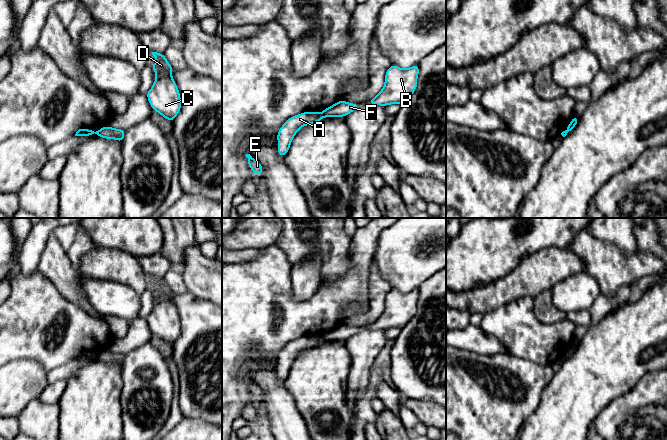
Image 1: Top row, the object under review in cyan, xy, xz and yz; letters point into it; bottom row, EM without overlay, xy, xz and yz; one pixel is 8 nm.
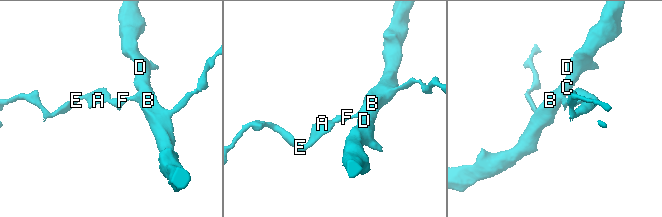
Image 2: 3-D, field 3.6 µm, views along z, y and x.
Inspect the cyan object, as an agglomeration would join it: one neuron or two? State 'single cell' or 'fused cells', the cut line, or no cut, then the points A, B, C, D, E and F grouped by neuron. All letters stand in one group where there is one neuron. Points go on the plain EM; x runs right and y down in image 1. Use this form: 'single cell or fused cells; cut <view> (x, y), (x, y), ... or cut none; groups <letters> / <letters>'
fused cells; cut xz (319, 337), (324, 340); groups A E / B C D F

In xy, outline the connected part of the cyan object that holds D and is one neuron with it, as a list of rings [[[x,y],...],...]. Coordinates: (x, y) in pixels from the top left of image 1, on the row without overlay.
[[[151,277],[158,283],[157,286],[151,288],[156,297],[156,304],[146,320],[153,334],[173,346],[181,333],[180,317],[171,300],[173,292],[163,277]]]

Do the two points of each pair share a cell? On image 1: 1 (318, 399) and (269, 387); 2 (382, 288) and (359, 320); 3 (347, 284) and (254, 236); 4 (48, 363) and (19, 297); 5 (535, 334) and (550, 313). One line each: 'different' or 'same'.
1: different
2: same
3: different
4: same
5: different

